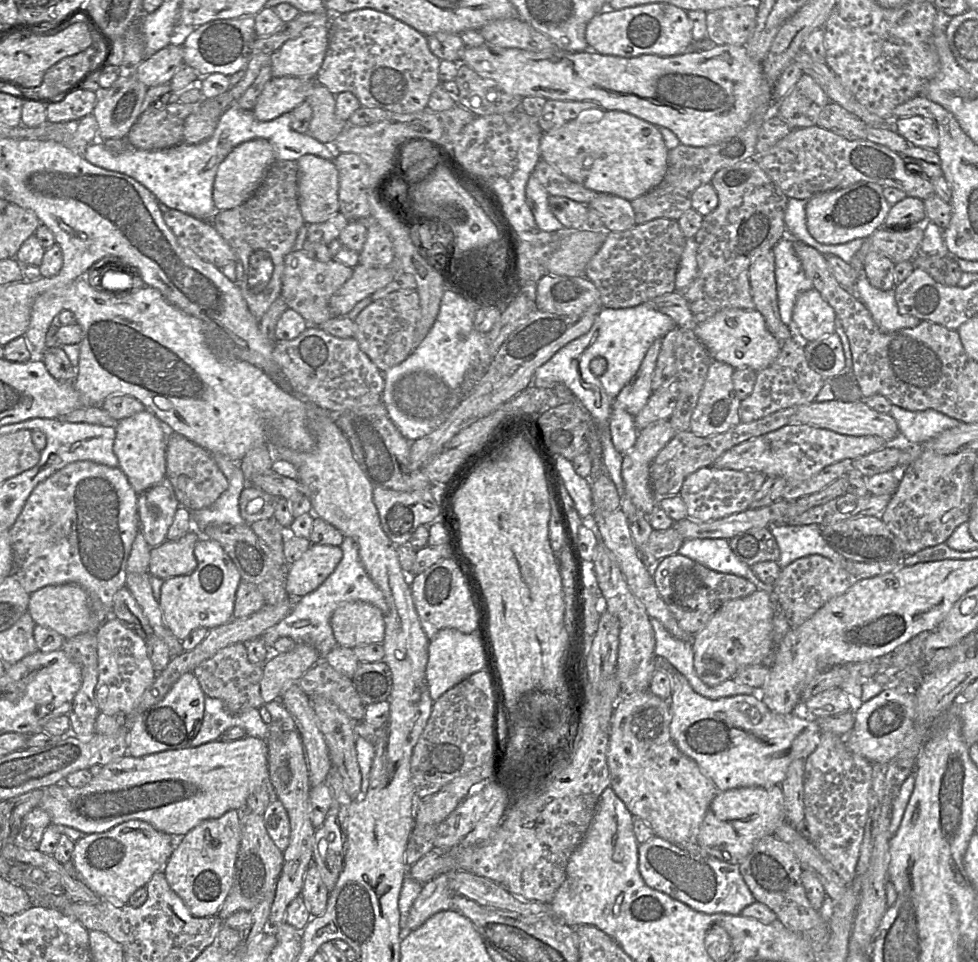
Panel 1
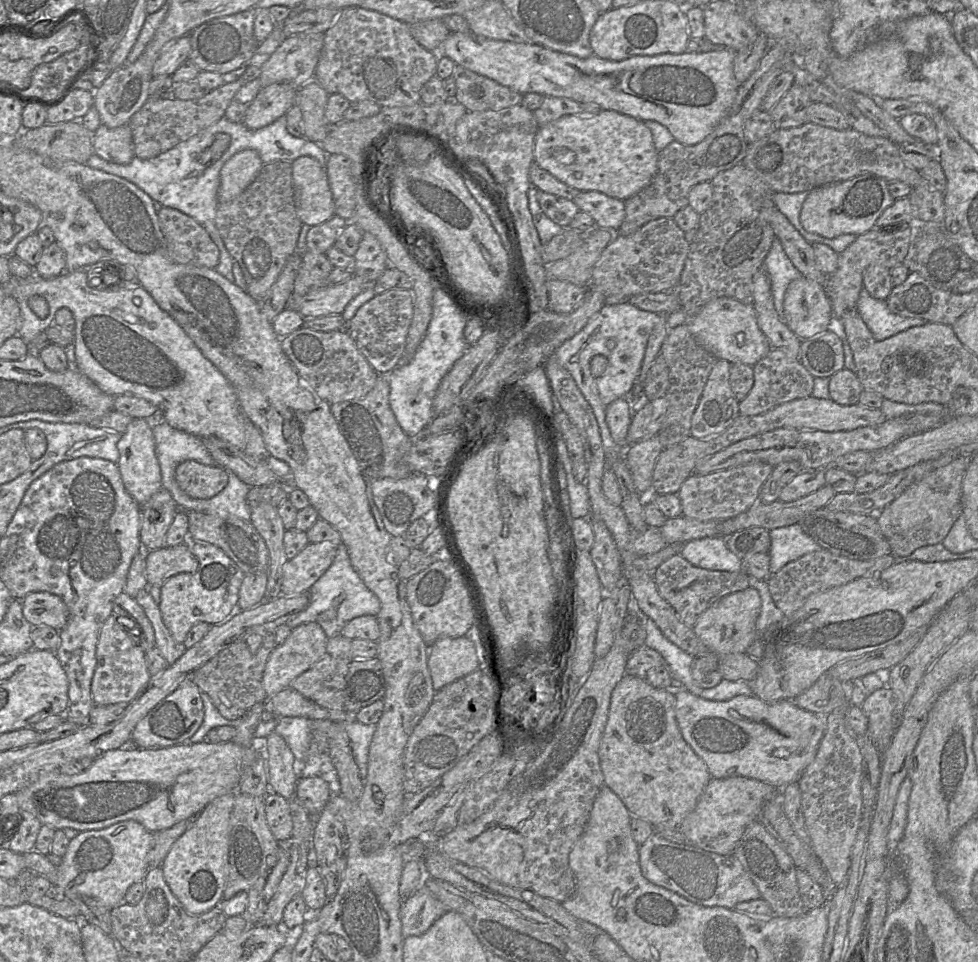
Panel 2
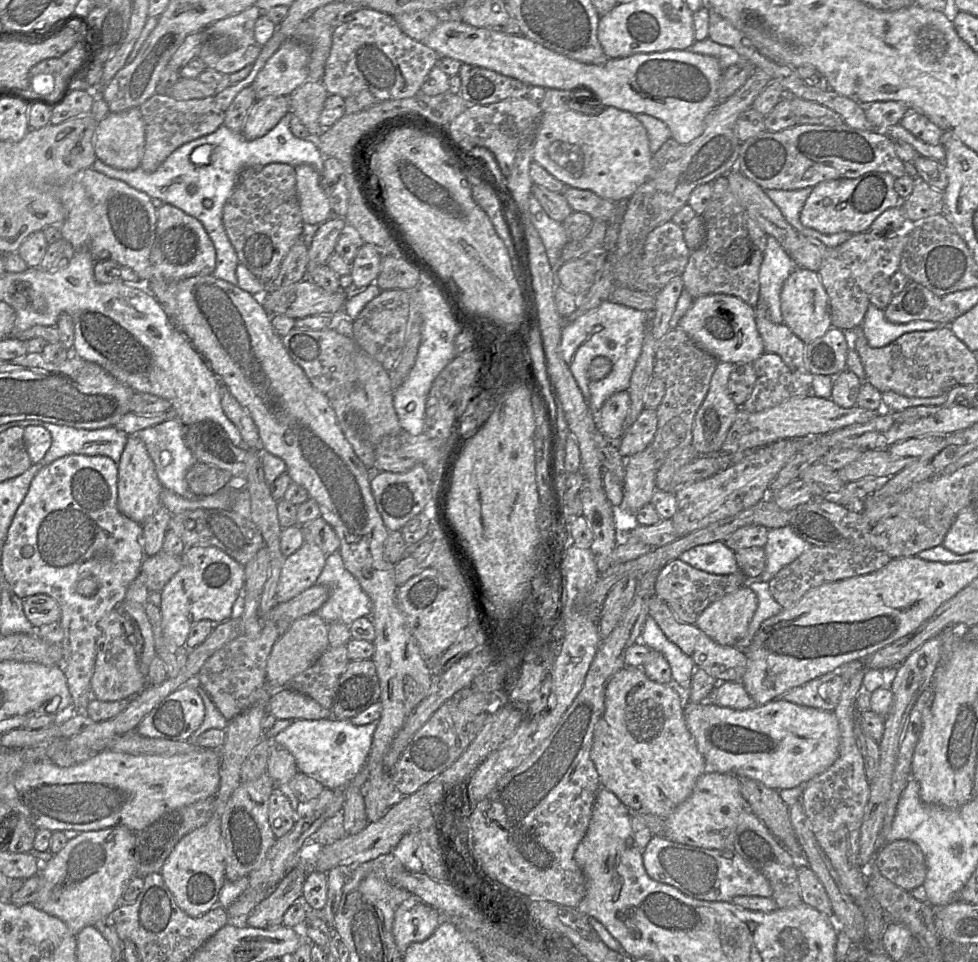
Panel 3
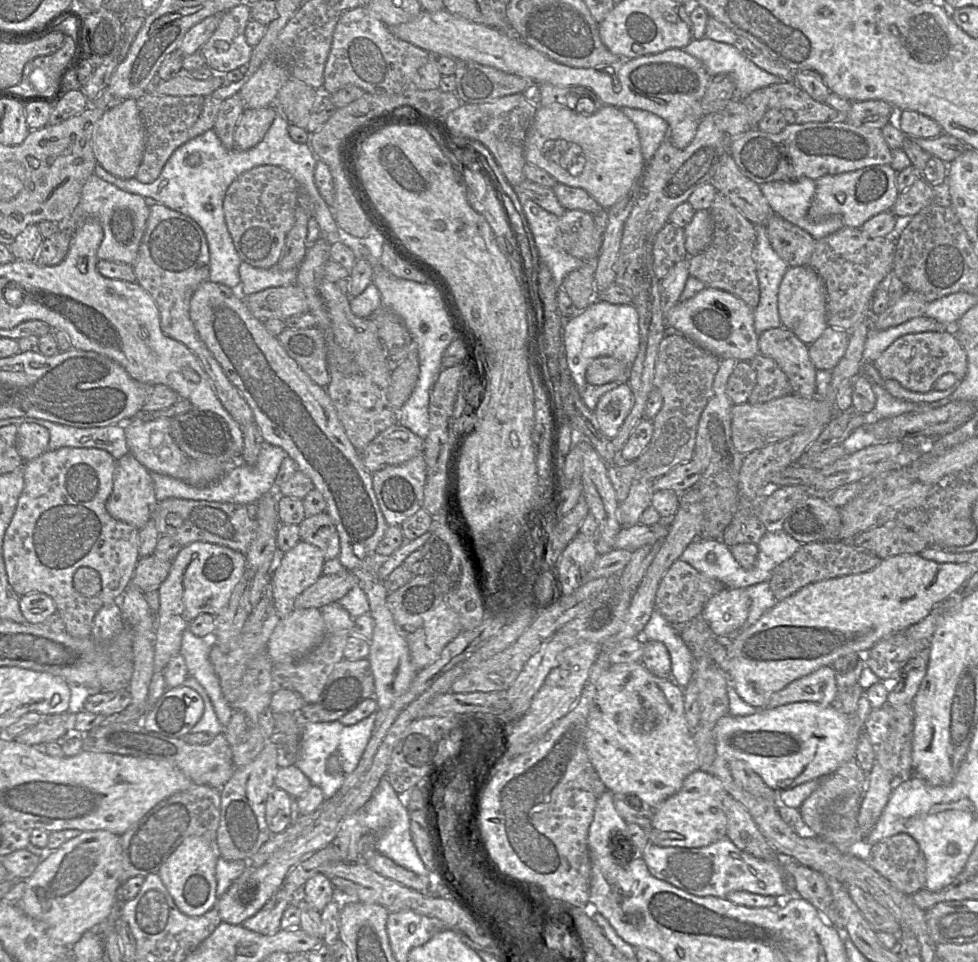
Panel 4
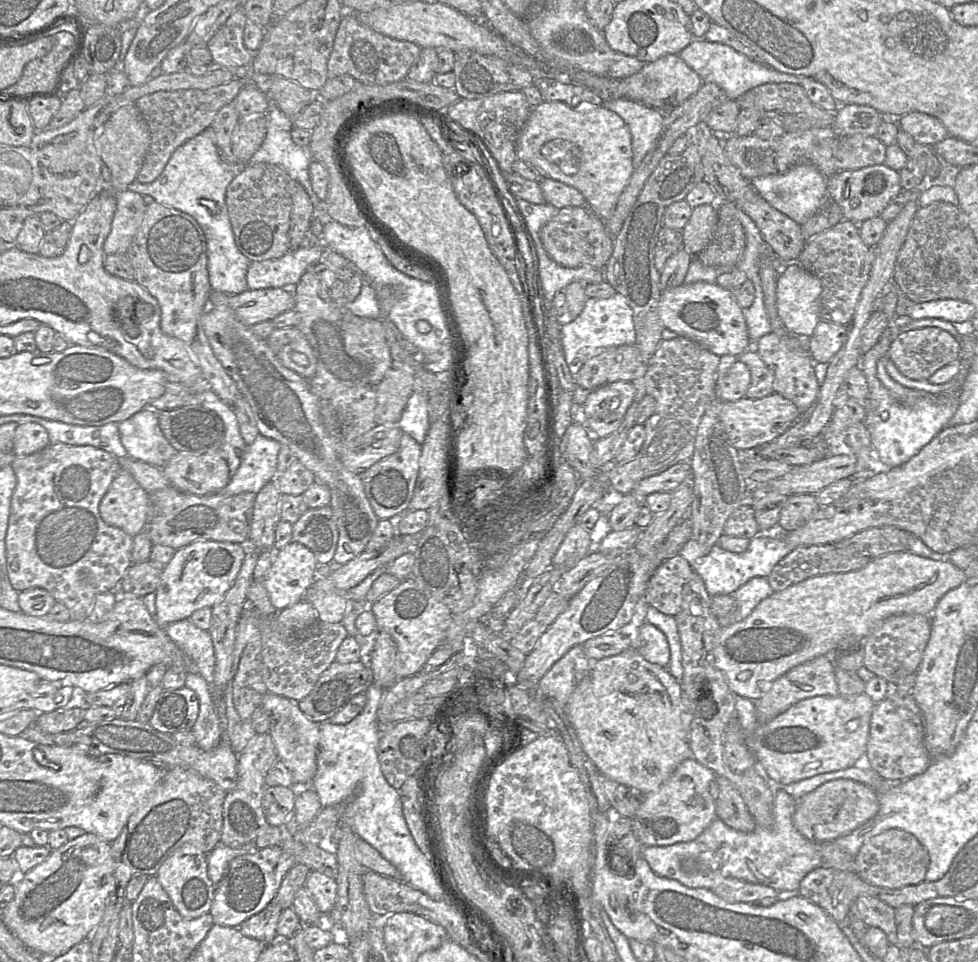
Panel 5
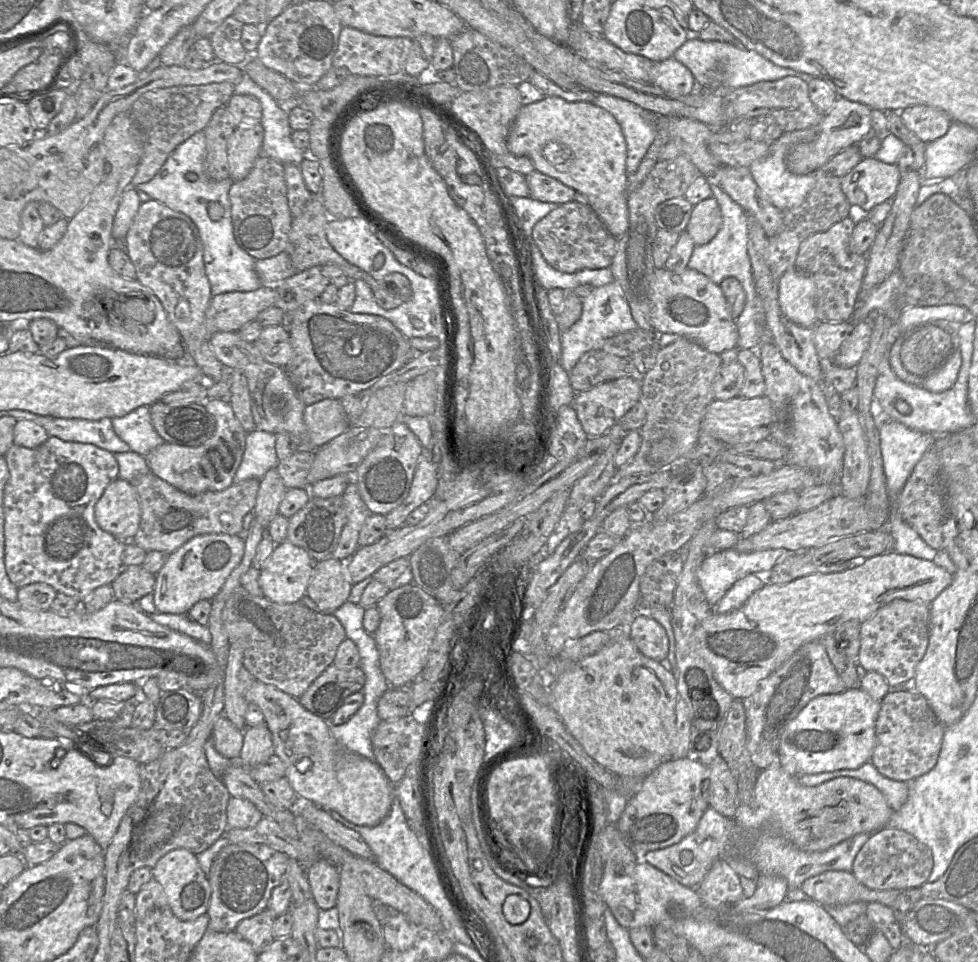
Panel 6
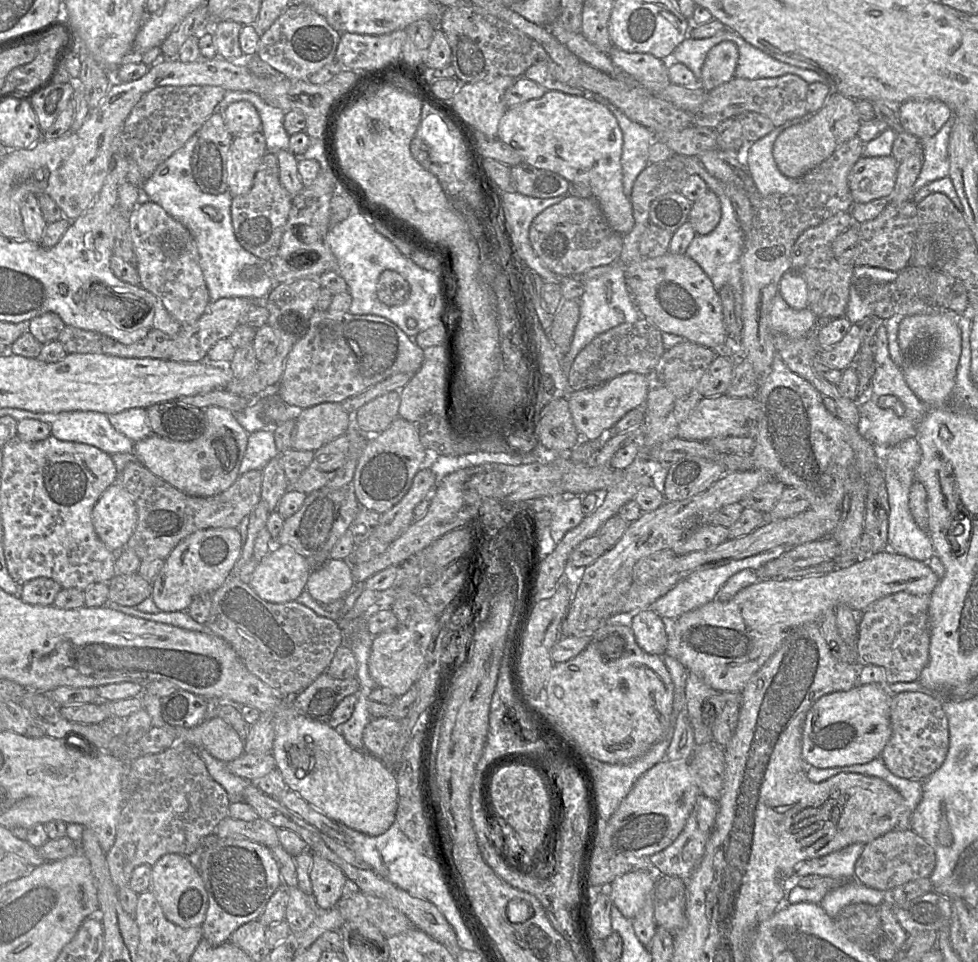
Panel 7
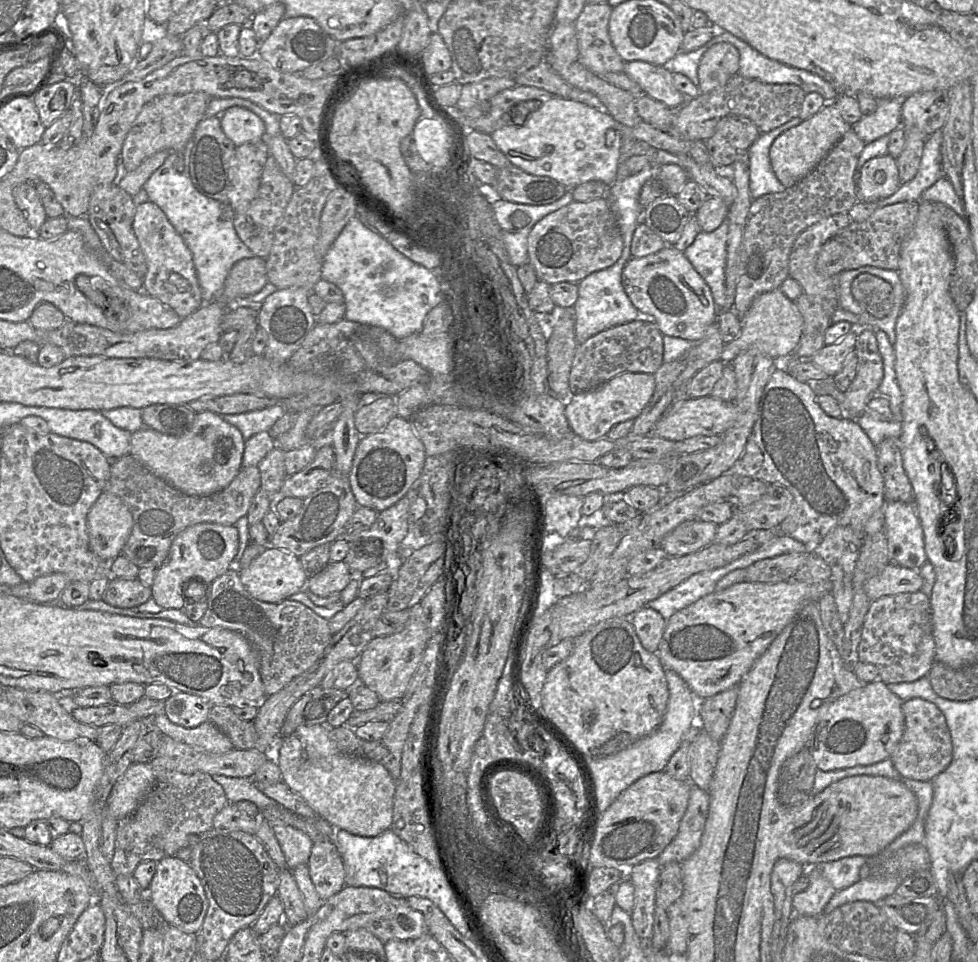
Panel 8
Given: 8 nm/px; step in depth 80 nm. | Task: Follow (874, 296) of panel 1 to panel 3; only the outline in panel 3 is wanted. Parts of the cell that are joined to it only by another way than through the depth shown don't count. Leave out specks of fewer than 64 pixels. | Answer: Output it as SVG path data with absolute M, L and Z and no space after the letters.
M872 304L868 305L860 325L869 346L873 348L886 346L907 332L934 330L941 326L939 322L926 320L892 323L885 318L884 309Z

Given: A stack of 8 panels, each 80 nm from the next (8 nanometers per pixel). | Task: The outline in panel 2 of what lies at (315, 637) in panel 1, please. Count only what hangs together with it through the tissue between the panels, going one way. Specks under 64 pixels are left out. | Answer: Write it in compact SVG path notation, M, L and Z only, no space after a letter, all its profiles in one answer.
M341 543L333 563L309 590L310 602L307 608L286 622L290 629L301 624L317 622L324 630L327 638L341 633L342 628L350 620L363 615L377 616L381 609L378 597L370 591L354 570L346 546Z

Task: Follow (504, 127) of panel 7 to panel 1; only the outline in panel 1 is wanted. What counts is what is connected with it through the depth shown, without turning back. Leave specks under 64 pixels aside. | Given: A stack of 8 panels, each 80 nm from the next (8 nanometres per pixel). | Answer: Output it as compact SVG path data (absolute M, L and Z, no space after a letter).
M605 110L603 112L602 117L599 120L592 123L577 122L575 119L565 123L564 125L555 130L543 133L540 139L540 157L542 160L546 161L548 164L556 168L561 174L566 176L568 179L581 184L585 188L593 190L597 193L605 193L618 196L627 201L632 201L646 194L656 186L658 186L663 180L668 166L667 164L668 149L665 145L663 136L659 131L658 127L634 115L618 110L612 111Z

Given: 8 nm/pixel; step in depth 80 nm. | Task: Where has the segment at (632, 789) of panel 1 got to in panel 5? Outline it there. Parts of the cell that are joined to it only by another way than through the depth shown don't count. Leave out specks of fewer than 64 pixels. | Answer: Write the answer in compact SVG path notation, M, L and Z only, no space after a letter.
M628 649L616 656L599 661L591 661L590 668L577 684L565 705L565 714L574 727L584 752L597 770L610 780L630 787L644 796L657 790L682 761L692 757L688 736L684 731L681 721L681 698L681 683L670 674L668 669L648 662L640 655L637 649Z

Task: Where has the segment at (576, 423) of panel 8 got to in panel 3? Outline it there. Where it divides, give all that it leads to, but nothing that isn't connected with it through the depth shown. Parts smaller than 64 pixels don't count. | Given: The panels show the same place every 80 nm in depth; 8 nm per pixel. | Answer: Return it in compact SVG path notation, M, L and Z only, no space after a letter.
M628 390L611 395L599 410L601 432L610 440L619 441L624 435L624 421L630 408Z

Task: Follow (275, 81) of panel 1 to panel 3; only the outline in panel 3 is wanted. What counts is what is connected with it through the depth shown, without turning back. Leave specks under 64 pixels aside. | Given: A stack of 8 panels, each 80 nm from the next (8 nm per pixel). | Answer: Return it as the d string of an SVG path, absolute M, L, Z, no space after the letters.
M268 96L256 100L249 109L242 134L254 140L267 134L290 111L289 96Z

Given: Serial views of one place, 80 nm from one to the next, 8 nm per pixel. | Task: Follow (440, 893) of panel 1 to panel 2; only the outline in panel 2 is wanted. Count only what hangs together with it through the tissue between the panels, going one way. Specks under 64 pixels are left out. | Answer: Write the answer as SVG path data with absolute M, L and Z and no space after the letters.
M423 887L402 902L400 920L403 940L425 933L447 910L446 906Z

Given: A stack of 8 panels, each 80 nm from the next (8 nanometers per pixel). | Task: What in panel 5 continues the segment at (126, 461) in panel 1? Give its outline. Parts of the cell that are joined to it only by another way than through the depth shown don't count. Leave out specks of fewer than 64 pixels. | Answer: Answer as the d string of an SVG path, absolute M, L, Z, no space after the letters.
M120 469L99 503L103 522L131 537L145 526L149 510L149 495L124 469Z

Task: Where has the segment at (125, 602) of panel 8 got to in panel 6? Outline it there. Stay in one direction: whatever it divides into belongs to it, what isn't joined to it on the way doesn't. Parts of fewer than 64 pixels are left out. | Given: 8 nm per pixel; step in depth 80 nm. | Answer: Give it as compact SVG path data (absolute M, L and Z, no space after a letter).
M141 565L123 567L119 575L110 584L114 599L135 604L143 596L153 592L155 575Z

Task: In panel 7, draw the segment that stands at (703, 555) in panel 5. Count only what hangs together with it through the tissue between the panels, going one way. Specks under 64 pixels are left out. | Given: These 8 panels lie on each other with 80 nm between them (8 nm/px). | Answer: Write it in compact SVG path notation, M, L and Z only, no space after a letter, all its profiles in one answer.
M777 546L771 550L761 552L754 556L734 560L720 566L705 568L692 572L647 608L650 610L655 609L663 618L675 620L683 613L714 600L723 584L735 573L744 569L759 570L768 561L783 555L787 549L789 548Z

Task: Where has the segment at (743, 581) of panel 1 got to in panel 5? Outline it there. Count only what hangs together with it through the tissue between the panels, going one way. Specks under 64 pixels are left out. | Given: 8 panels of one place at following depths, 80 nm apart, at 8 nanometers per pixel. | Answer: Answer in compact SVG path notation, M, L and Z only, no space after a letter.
M680 553L665 560L653 571L647 582L644 596L649 607L676 616L682 609L683 588L695 574Z

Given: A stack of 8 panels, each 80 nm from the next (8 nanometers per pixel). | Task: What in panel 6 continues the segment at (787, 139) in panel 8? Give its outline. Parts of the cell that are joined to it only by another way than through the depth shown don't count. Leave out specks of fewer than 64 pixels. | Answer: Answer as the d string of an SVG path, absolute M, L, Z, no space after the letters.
M837 97L832 109L824 114L815 140L794 146L786 157L786 167L796 175L813 173L840 151L859 143L871 130L871 109L868 106Z

